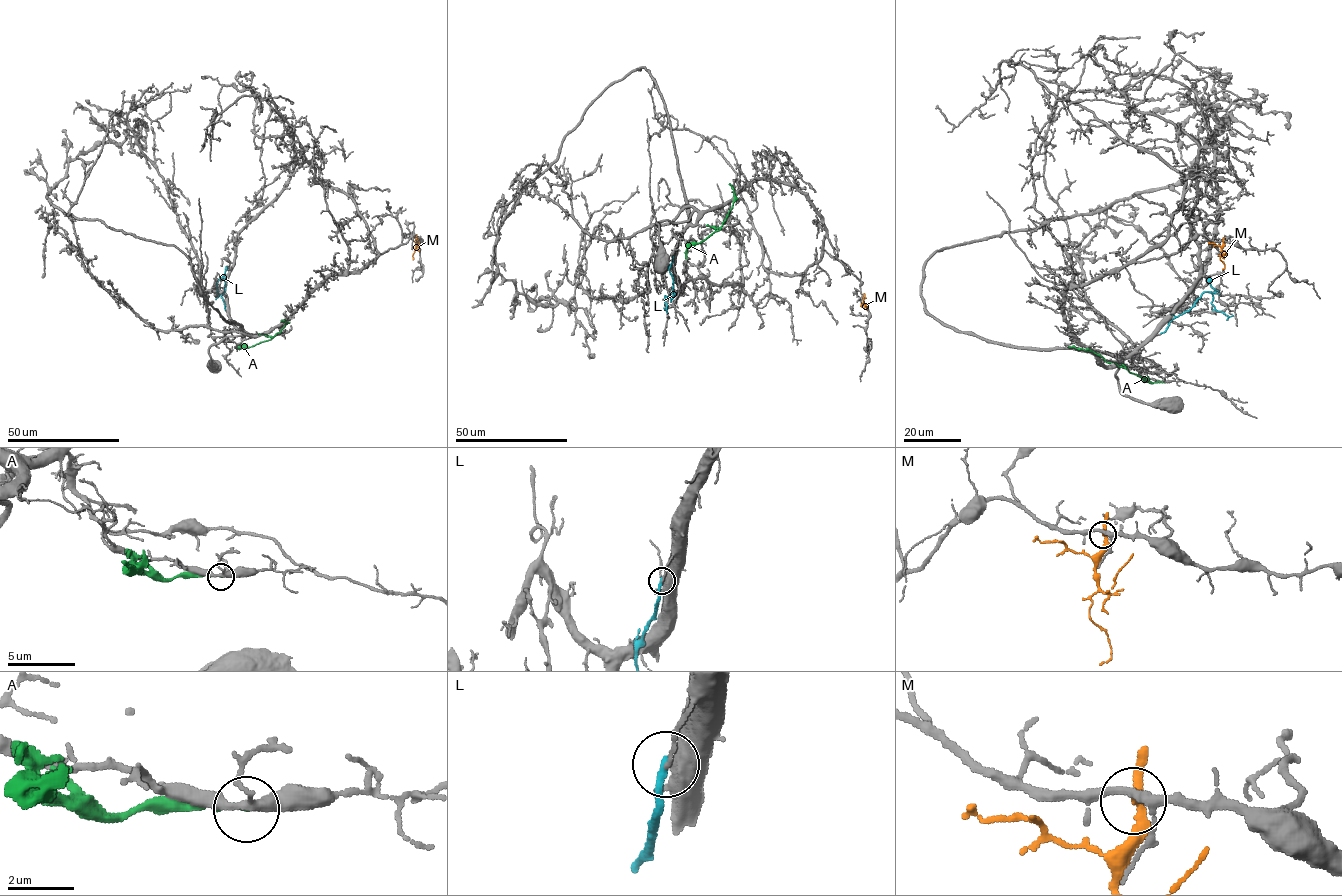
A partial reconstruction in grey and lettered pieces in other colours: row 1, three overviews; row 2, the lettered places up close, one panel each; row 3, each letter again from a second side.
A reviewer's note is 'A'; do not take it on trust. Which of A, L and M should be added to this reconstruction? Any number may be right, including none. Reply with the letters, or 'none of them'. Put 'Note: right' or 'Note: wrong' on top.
Note: wrong
none of them

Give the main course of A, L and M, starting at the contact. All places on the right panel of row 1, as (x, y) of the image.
A: (1163, 382), (1149, 383), (1092, 351), (1068, 346)
L: (1161, 333), (1205, 292), (1212, 293), (1211, 303), (1217, 310), (1233, 315)
M: (1223, 242), (1220, 259), (1225, 266), (1222, 269)

